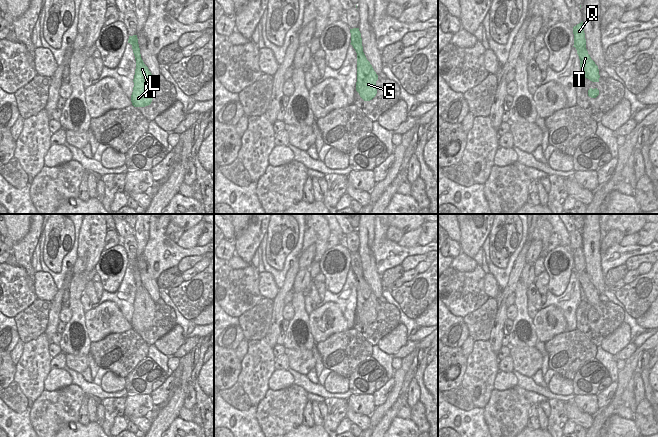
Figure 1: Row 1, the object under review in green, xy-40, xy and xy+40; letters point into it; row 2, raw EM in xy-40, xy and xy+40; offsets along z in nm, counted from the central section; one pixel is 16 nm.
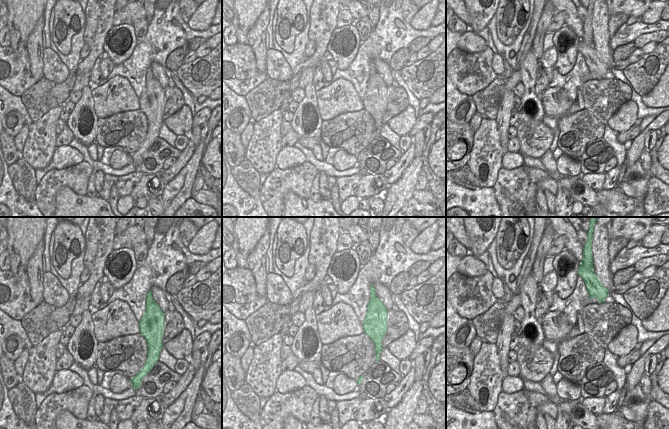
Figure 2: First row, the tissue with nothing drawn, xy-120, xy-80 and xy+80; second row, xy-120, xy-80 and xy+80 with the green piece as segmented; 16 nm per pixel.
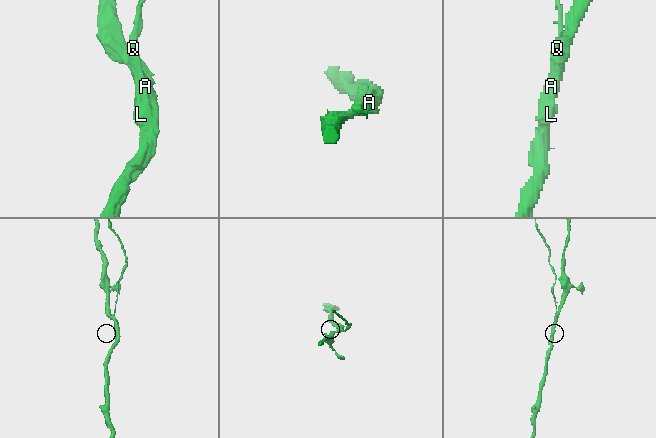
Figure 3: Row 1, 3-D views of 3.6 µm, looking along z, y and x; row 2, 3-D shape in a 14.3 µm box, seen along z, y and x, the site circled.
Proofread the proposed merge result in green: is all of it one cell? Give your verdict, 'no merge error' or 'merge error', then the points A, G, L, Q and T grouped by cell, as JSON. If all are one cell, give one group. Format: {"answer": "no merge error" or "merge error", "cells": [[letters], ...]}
{"answer": "merge error", "cells": [["A", "G", "L", "T"], ["Q"]]}

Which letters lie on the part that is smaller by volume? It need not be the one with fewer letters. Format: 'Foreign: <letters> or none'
Foreign: Q

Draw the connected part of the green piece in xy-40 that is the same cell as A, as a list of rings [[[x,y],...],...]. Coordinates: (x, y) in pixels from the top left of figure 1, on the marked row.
[[[134,54],[136,60],[136,69],[134,75],[134,87],[131,95],[131,102],[134,107],[145,107],[151,104],[156,79],[152,76],[148,67],[143,60],[139,63],[137,55]]]

